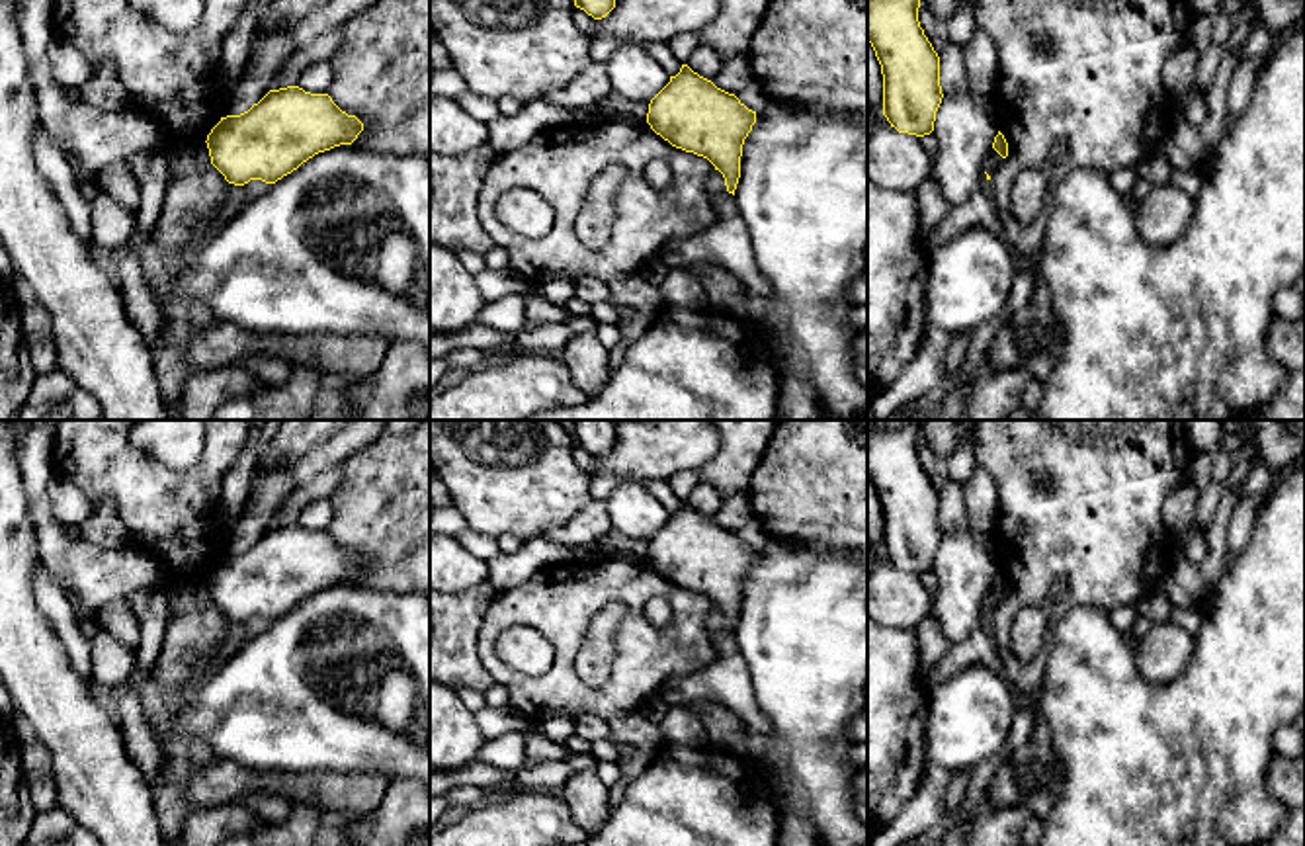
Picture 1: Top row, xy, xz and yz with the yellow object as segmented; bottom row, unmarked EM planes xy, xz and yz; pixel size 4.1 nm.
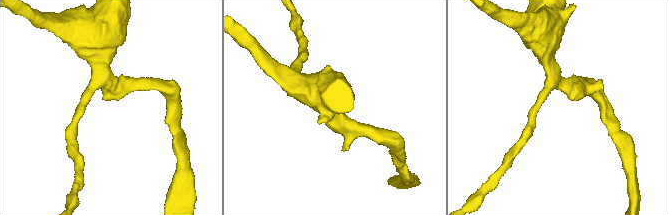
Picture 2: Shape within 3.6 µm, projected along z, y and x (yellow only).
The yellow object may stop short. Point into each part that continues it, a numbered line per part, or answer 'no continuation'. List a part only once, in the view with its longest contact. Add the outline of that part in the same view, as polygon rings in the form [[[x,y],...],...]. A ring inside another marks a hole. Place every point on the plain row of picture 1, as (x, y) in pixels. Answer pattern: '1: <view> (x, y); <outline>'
no continuation

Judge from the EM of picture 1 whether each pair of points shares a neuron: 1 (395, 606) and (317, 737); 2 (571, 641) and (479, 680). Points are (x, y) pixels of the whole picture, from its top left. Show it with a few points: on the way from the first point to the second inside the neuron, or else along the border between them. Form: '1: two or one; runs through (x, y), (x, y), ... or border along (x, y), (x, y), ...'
1: one; runs through (354, 637), (338, 637), (301, 665), (299, 696)
2: two; border along (479, 632), (477, 657), (495, 680)

